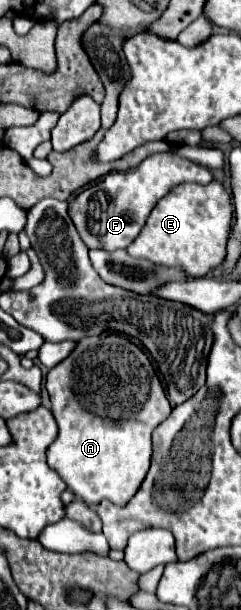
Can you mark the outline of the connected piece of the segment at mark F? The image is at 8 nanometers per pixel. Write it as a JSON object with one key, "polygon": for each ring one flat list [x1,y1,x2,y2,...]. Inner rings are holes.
{"polygon":[[173,152,151,154,137,168,125,172,109,172,101,182,85,188,69,202,67,212,71,214,71,220,87,248,127,248,139,236,155,202,165,196,173,186,181,182,209,184,211,180,213,174,209,168,203,168,183,156,177,156]]}

